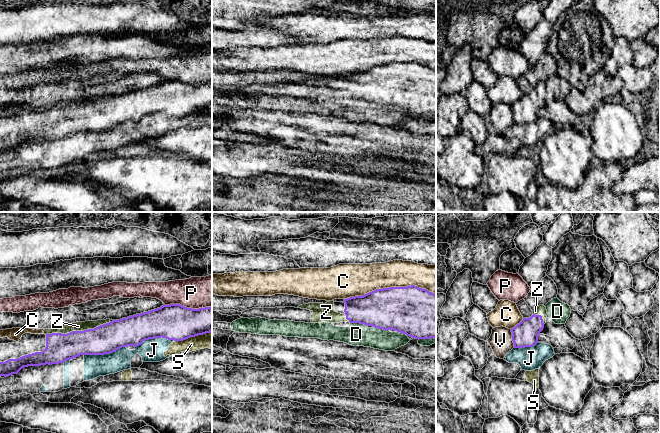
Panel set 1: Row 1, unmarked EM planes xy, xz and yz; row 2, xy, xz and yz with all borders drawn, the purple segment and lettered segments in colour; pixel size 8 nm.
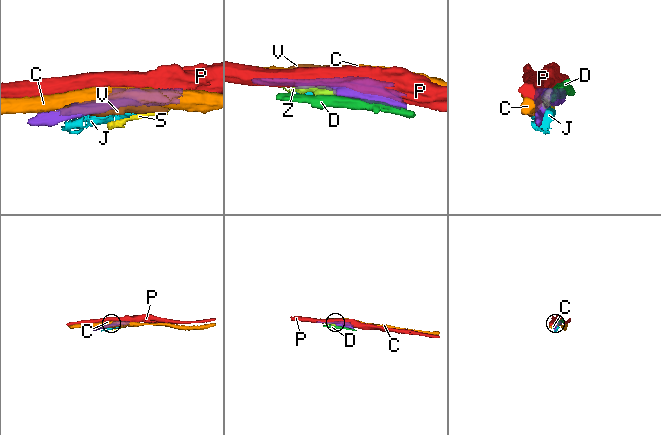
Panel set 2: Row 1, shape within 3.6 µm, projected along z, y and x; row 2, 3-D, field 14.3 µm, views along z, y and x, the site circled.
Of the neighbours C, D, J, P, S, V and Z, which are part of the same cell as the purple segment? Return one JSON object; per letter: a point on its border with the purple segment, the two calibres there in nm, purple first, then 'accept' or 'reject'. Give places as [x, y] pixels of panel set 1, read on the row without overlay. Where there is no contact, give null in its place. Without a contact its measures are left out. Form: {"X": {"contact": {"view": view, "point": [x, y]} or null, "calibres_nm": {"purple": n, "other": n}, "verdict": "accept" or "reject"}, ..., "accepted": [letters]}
{"C": {"contact": {"view": "xz", "point": [390, 63]}, "calibres_nm": {"purple": 380, "other": 260}, "verdict": "reject"}, "D": {"contact": {"view": "xz", "point": [381, 104]}, "calibres_nm": {"purple": 360, "other": 190}, "verdict": "reject"}, "J": {"contact": {"view": "xy", "point": [155, 113]}, "calibres_nm": {"purple": 280, "other": 190}, "verdict": "reject"}, "P": {"contact": {"view": "xy", "point": [188, 84]}, "calibres_nm": {"purple": 280, "other": 260}, "verdict": "reject"}, "S": {"contact": {"view": "xy", "point": [193, 112]}, "calibres_nm": {"purple": 280, "other": 130}, "verdict": "reject"}, "V": {"contact": {"view": "yz", "point": [512, 114]}, "calibres_nm": {"purple": 200, "other": 180}, "verdict": "reject"}, "Z": {"contact": {"view": "xy", "point": [77, 107]}, "calibres_nm": {"purple": 240, "other": 80}, "verdict": "accept"}, "accepted": ["Z"]}

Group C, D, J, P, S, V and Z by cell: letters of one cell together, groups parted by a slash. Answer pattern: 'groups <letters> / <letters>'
groups C / D / J S / P / V / Z

